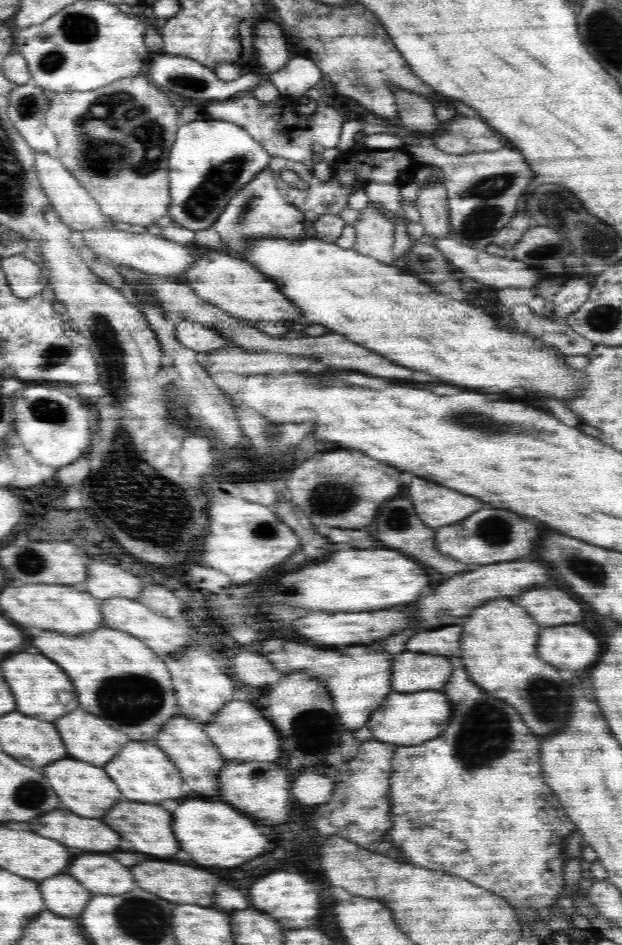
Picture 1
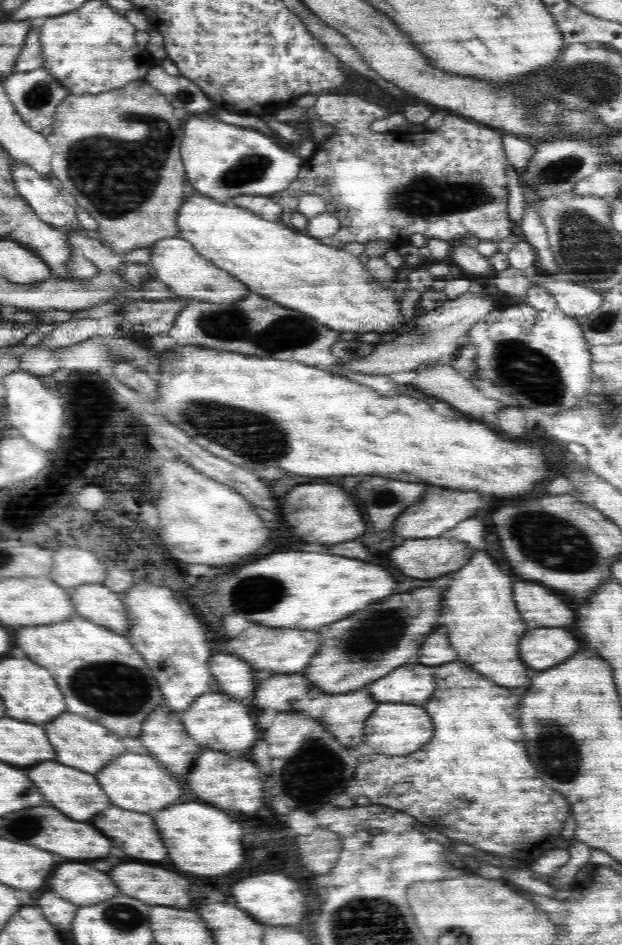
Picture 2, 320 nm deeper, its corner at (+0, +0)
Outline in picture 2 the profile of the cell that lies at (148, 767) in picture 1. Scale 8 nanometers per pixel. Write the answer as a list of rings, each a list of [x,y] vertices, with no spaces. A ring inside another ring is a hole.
[[[126,752],[114,758],[108,766],[104,766],[96,778],[100,780],[100,786],[104,792],[108,792],[110,800],[120,806],[134,812],[150,812],[150,810],[164,810],[166,806],[174,804],[182,796],[180,784],[174,780],[174,774],[162,766],[158,766],[154,756],[148,754],[134,754]]]

